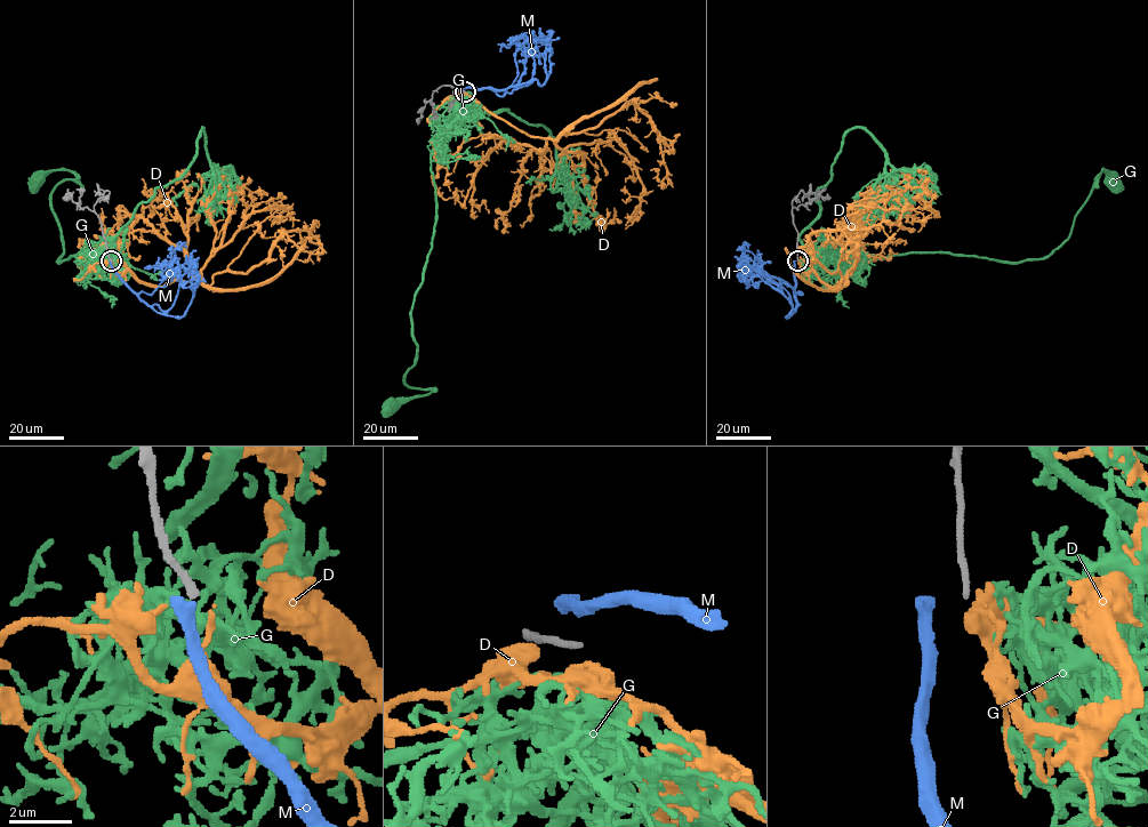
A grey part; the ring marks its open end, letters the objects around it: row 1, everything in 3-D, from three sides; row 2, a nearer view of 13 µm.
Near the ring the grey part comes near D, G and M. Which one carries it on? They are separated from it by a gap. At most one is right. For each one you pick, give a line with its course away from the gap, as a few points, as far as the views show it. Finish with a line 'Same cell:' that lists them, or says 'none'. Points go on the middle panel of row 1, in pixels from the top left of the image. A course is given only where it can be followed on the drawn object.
Same cell: none

